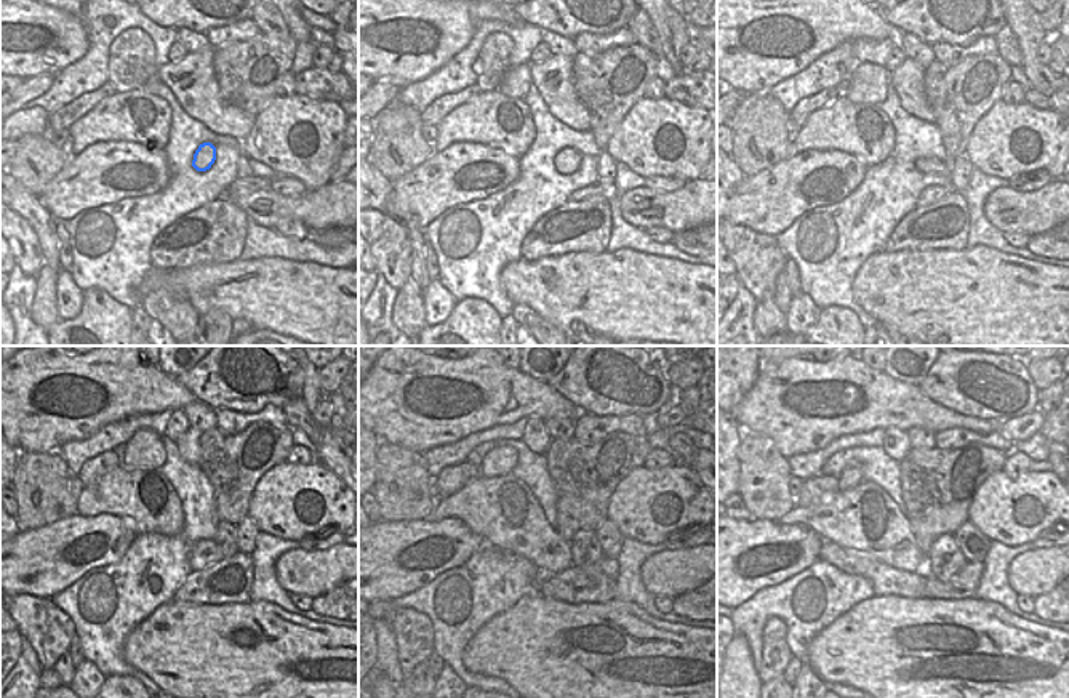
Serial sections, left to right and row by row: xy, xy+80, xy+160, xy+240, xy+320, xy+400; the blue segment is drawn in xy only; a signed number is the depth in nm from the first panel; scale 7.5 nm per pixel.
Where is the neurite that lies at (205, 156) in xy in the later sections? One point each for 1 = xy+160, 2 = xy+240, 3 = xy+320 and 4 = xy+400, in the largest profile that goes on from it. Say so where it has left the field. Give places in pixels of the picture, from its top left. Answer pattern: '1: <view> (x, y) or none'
1: xy+160 (927, 165)
2: xy+240 (226, 538)
3: xy+320 (584, 548)
4: xy+400 (944, 559)

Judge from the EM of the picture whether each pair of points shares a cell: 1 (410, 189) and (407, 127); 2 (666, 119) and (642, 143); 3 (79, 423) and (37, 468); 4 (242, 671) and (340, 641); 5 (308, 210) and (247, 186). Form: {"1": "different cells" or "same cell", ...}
{"1": "different cells", "2": "same cell", "3": "different cells", "4": "same cell", "5": "different cells"}

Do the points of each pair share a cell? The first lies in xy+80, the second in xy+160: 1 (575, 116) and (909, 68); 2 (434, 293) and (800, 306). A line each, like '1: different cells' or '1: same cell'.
1: same cell
2: same cell

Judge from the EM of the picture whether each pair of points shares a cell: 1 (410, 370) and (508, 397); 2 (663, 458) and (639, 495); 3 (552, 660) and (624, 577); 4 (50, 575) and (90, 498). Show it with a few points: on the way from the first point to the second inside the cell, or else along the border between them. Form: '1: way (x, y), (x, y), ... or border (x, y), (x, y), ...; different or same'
1: way (434, 373), (472, 380), (484, 389); same
2: border (672, 463), (653, 469), (644, 466); different
3: border (613, 597), (634, 602), (648, 615); different
4: border (77, 513), (84, 516), (116, 514), (119, 517); different

